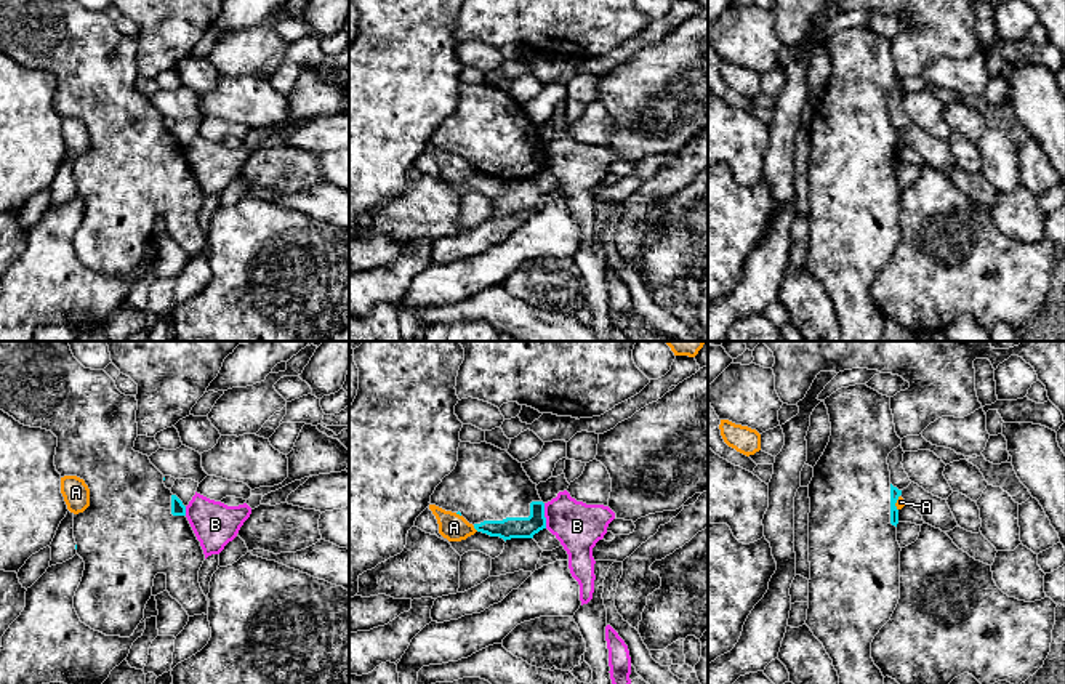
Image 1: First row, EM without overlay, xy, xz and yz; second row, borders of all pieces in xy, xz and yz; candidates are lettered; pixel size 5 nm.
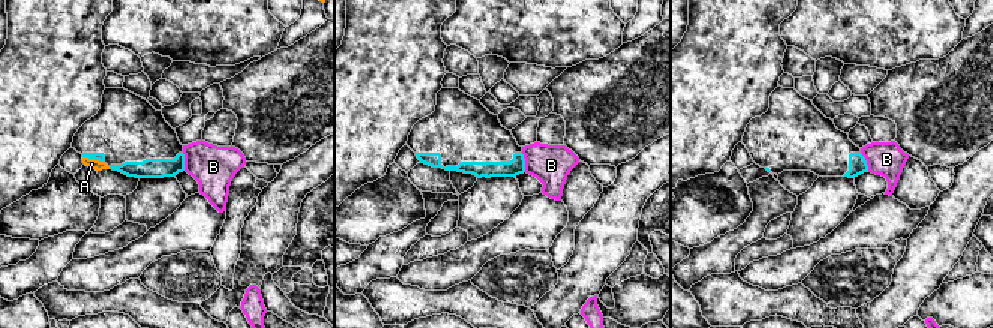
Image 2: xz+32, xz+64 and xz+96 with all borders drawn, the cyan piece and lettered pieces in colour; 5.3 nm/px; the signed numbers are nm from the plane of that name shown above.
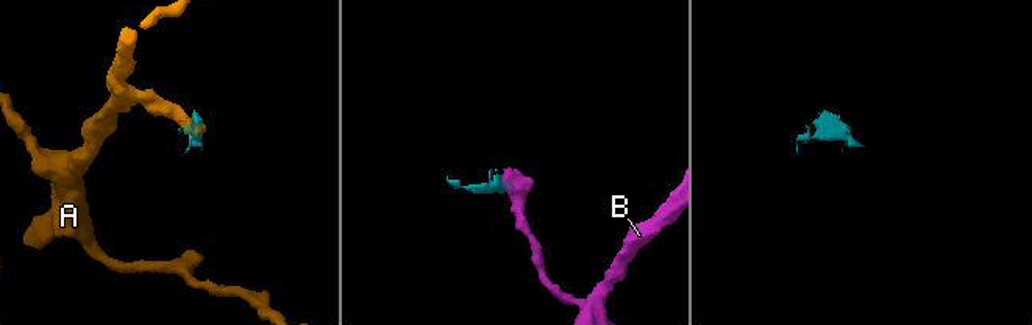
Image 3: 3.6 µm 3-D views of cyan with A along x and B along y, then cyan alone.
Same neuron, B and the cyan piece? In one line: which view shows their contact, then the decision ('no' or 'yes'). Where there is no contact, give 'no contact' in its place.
contact in xz; no

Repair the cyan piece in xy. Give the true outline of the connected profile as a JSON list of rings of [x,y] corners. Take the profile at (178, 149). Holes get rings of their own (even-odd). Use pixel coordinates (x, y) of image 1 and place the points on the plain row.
[[[0,0],[0,51],[24,67],[51,72],[58,78],[56,112],[77,117],[90,130],[90,147],[74,155],[77,195],[85,203],[82,223],[74,237],[74,250],[82,264],[106,277],[130,279],[144,260],[157,215],[167,216],[167,232],[189,258],[208,256],[208,242],[199,224],[199,211],[205,202],[183,143],[165,128],[163,115],[147,96],[135,93],[138,78],[135,37],[122,35],[104,11],[85,10],[77,0]]]

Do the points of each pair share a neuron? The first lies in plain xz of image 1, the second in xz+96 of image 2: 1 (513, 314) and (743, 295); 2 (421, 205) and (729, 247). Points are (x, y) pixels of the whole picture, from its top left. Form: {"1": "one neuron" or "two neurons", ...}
{"1": "one neuron", "2": "two neurons"}

